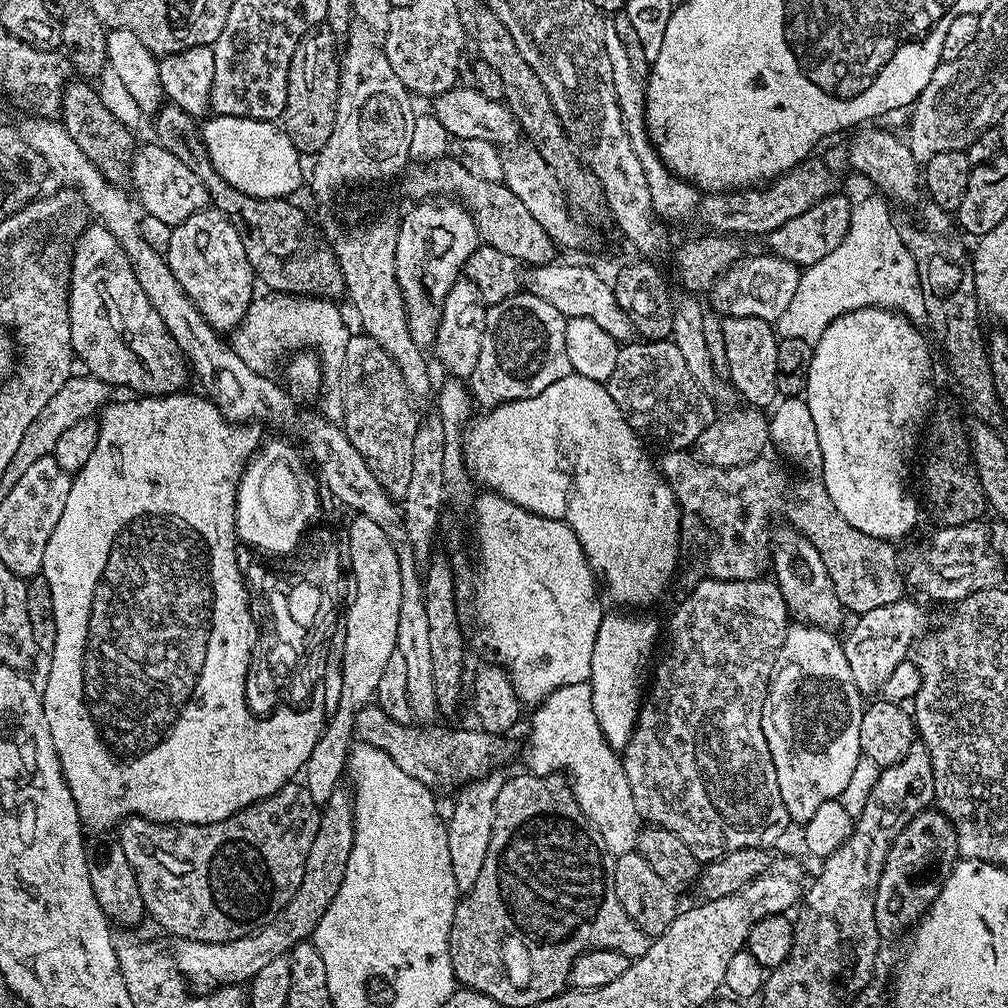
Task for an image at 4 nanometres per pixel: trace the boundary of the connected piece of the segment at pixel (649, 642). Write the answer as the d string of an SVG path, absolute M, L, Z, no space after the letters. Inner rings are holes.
M612 611L604 615L602 626L598 626L598 638L594 642L594 658L590 662L589 674L598 726L612 749L623 750L632 736L632 728L646 695L646 681L653 663L652 651L656 648L656 620L652 616L644 616L648 614Z

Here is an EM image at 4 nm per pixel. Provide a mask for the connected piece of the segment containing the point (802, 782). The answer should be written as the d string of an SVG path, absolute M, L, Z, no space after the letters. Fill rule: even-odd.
M793 623L778 650L762 710L762 734L766 734L770 758L774 758L782 803L786 806L789 821L796 823L797 820L800 826L814 814L814 810L818 810L818 806L822 806L822 802L839 800L862 759L860 727L866 700L854 686L843 643L836 638L826 629L813 628L807 623Z

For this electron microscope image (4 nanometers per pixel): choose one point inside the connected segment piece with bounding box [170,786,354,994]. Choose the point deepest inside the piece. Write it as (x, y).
(207, 967)

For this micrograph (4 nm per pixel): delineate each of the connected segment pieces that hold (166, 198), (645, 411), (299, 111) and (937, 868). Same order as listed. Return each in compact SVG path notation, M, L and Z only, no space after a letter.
M155 142L144 144L141 148L139 145L135 149L130 165L130 180L131 176L131 191L139 207L144 207L143 211L147 215L167 224L183 224L184 220L195 212L205 211L209 207L208 188L198 178L198 174L194 174L194 170L189 170L185 164L178 162L178 158L170 154L170 150Z
M671 339L625 343L606 387L633 430L649 441L666 444L664 446L669 449L687 449L695 445L702 430L706 430L718 415L717 405L698 386Z
M327 22L318 24L310 29L298 42L298 46L294 50L294 58L290 62L282 127L284 133L290 138L292 145L302 154L319 152L322 146L326 146L326 142L330 138L330 130L334 130L336 103L338 102L338 90L340 89L340 61L338 59L336 40L338 40L337 33L330 30Z
M935 807L925 808L905 826L902 834L894 838L890 854L886 854L886 866L882 866L882 878L878 882L874 902L876 925L881 937L896 936L907 924L915 925L932 907L957 862L954 826Z

